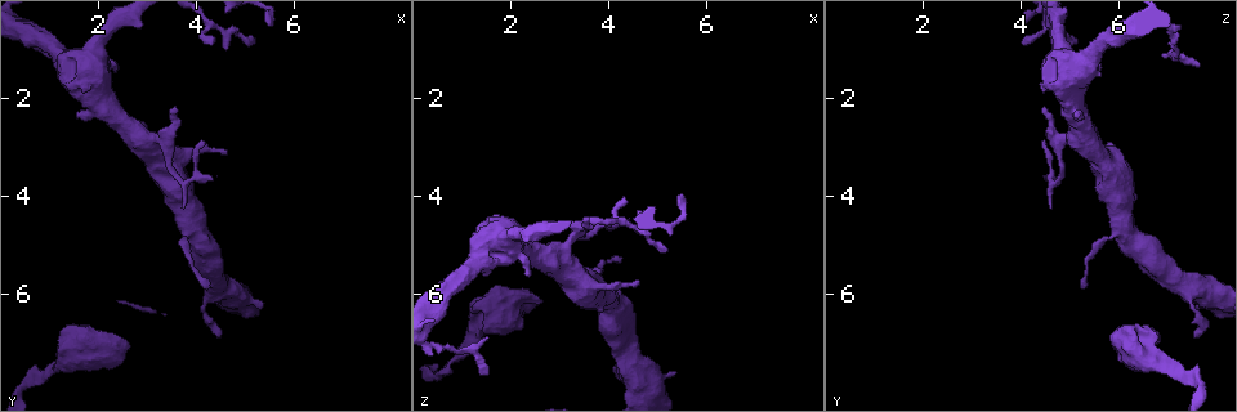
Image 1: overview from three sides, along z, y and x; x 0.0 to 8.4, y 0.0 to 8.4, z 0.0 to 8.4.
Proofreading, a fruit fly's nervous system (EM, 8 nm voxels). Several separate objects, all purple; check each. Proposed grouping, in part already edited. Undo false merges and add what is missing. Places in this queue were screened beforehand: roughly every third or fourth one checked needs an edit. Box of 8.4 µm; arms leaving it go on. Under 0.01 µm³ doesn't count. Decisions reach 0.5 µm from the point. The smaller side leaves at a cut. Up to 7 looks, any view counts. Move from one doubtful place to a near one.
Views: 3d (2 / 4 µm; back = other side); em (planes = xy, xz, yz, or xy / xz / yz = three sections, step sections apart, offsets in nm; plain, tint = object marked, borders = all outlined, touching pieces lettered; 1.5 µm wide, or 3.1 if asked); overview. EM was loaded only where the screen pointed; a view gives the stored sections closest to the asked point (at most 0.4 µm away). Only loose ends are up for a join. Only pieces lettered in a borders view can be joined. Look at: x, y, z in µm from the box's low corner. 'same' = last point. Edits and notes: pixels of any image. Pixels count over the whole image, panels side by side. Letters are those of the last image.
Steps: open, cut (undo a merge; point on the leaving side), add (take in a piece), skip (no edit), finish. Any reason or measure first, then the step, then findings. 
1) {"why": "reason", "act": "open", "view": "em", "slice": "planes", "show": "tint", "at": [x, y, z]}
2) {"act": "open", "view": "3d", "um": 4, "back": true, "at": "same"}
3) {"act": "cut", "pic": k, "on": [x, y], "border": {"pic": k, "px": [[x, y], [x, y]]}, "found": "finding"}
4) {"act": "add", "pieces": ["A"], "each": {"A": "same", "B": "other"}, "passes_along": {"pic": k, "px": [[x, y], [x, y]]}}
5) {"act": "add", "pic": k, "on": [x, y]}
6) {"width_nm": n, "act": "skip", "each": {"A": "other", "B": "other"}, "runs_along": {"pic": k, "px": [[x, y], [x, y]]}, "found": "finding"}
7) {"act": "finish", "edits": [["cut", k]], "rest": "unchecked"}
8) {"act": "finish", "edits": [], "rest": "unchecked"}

{"why": "sharp bend", "act": "open", "view": "3d", "um": 2, "at": [0.75, 7.80, 7.50]}

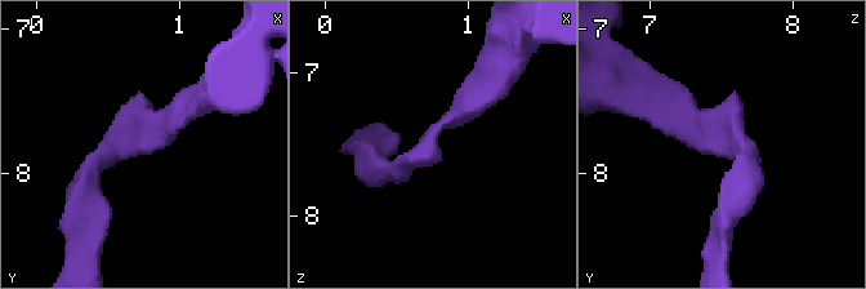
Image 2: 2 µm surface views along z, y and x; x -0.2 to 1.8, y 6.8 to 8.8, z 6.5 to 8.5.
{"arm_widths_nm": [200, 220], "act": "open", "view": "em", "slice": "planes", "show": "borders", "at": [0.74, 7.74, 7.46]}

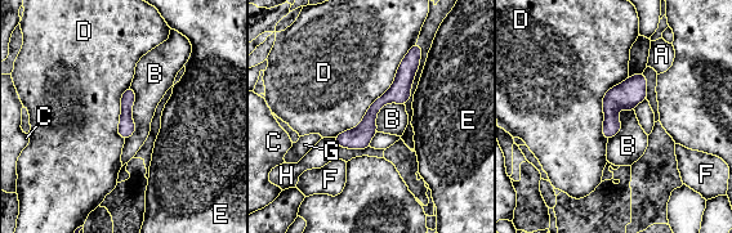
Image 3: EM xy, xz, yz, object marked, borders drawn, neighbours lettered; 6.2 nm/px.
{"act": "skip", "each": {"A": "other", "B": "other", "C": "other", "D": "other", "E": "other", "F": "other", "G": "other", "H": "other"}, "runs_along": {"pic": 3, "px": [[415, 55], [404, 81], [342, 143]]}, "found": "continuous, no second cell"}

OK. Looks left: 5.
{"why": "branch stops here", "act": "open", "view": "3d", "um": 4, "at": [4.65, 3.05, 5.70]}

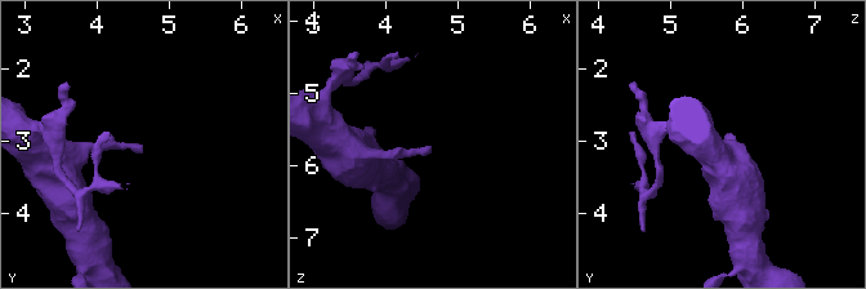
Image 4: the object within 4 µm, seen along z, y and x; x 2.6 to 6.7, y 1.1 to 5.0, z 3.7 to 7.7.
{"why": "need the tissue", "act": "open", "view": "em", "slice": "planes", "show": "tint", "at": [4.65, 3.10, 5.75]}

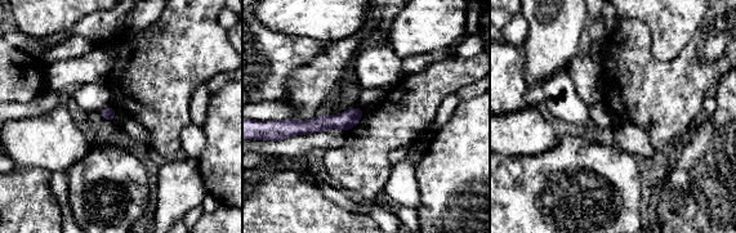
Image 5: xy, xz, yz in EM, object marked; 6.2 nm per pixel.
{"act": "open", "view": "em", "slice": "planes", "show": "borders", "at": "same"}

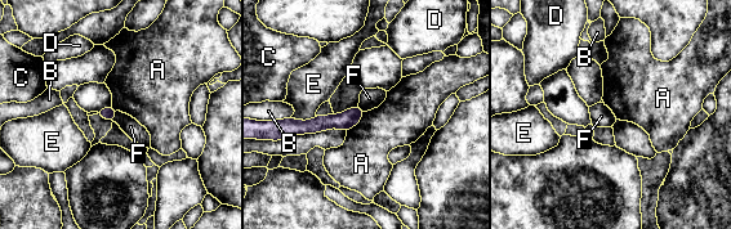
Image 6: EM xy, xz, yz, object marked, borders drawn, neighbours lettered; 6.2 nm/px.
{"act": "skip", "each": {"A": "other", "B": "other", "C": "other", "D": "other", "E": "other", "F": "other"}, "border": {"pic": 6, "px": [[364, 112], [361, 119], [347, 131]]}, "found": "none of them fits"}

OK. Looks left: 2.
{"why": "free end", "act": "open", "view": "3d", "um": 4, "at": [5.10, 0.90, 5.20]}

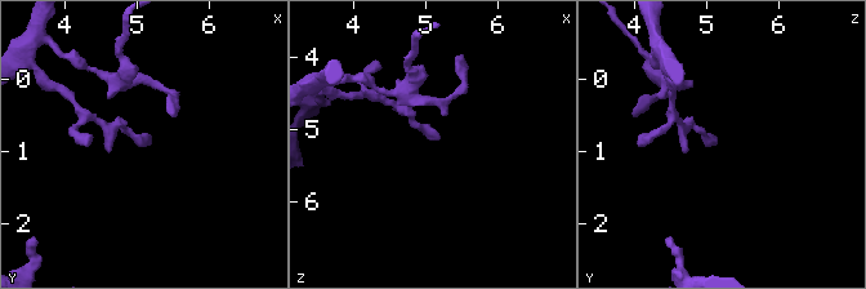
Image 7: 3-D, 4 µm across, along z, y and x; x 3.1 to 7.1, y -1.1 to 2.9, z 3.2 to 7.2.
{"why": "shape alone is not enough", "act": "open", "view": "em", "slice": "planes", "show": "borders", "at": [5.10, 0.90, 5.20]}

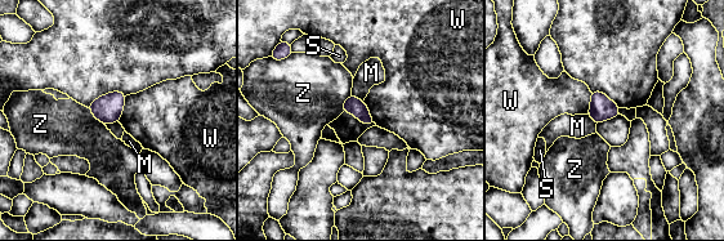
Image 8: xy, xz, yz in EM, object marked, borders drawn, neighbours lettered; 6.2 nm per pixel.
{"longest_contact_nm": ["W", 180], "act": "skip", "each": {"M": "other", "S": "other", "W": "other", "Z": "other"}, "border": {"pic": 8, "px": [[126, 96], [119, 121]]}, "found": "none of them fits"}

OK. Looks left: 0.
{"act": "finish", "edits": [], "rest": "unchecked"}

